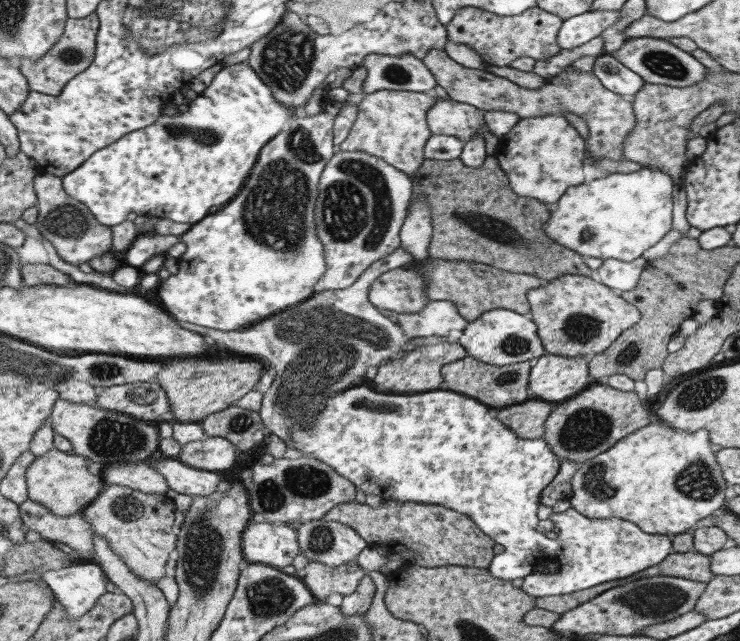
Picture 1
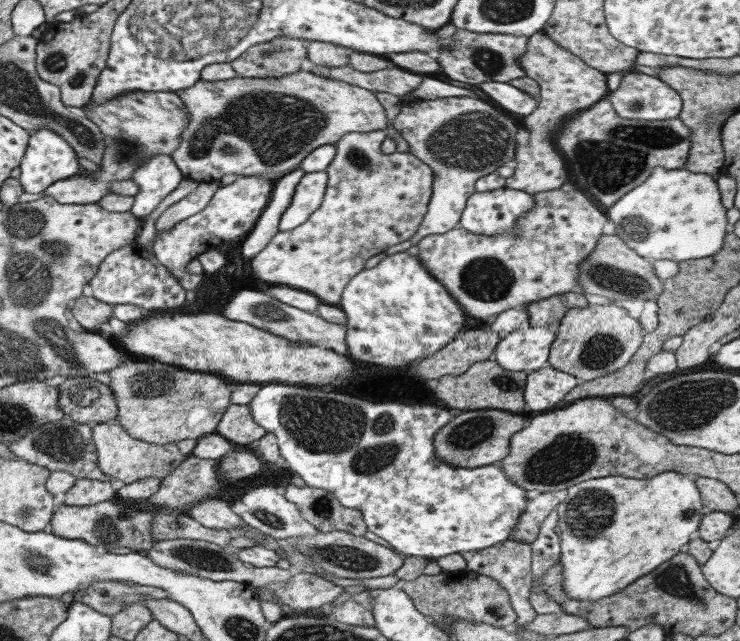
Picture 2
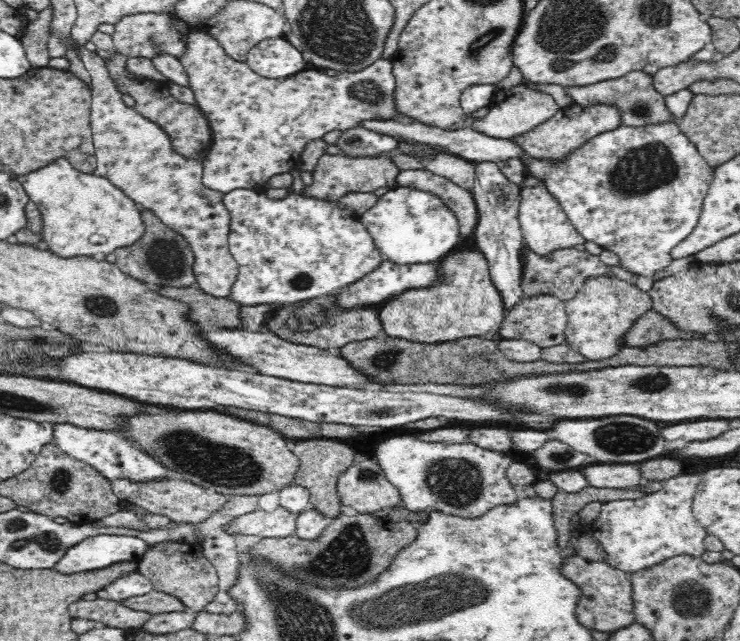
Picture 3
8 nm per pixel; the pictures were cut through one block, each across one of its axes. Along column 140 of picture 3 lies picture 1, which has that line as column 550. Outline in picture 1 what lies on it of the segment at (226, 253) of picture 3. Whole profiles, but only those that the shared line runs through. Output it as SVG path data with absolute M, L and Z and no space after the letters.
M543 114L519 119L499 137L493 156L517 196L533 198L551 207L567 188L583 183L584 146L581 135L564 116Z

